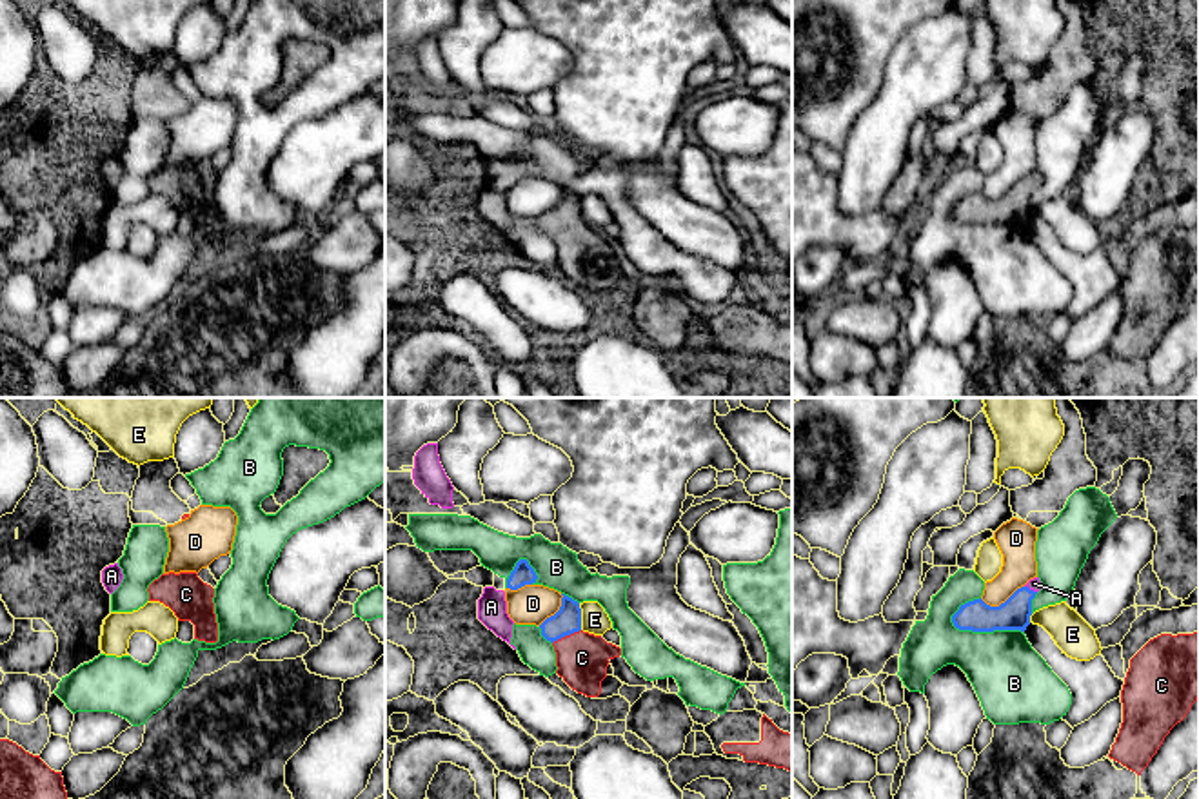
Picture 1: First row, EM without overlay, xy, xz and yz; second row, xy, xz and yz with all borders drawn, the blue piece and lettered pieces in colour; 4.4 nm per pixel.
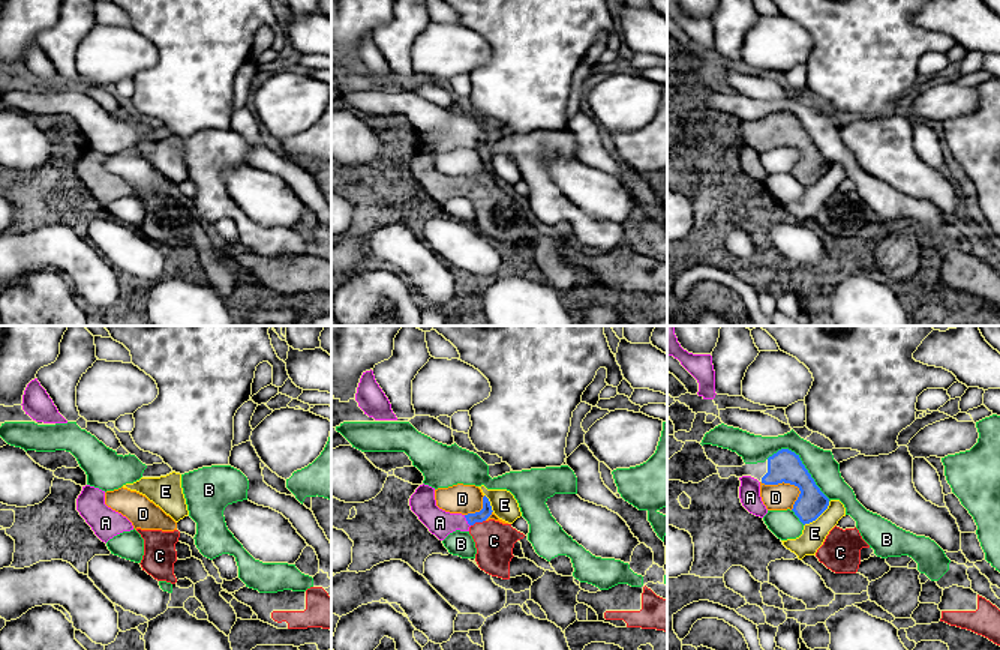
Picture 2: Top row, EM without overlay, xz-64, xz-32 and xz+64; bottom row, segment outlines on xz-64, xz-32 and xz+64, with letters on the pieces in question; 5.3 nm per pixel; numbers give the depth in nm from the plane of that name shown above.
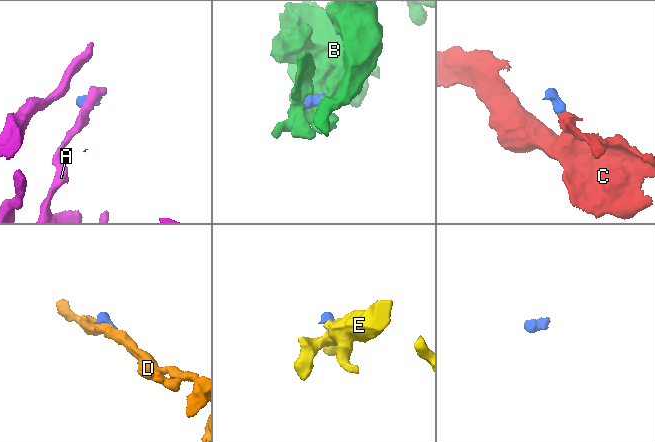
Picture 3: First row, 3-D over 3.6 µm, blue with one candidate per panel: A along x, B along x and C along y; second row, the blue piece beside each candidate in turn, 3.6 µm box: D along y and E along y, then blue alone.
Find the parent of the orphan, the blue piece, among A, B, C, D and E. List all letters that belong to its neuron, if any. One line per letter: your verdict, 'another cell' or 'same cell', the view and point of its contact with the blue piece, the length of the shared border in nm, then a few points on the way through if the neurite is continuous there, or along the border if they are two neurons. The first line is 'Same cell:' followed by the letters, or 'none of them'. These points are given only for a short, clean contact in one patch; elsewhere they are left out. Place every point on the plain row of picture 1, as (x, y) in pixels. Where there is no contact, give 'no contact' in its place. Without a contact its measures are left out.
Same cell: C
A: another cell; contact yz (1029, 182); length 70 nm
B: another cell; contact yz (985, 224); length 340 nm
C: same cell; contact xz (565, 227); length 140 nm; way xz (567, 213), (565, 227), (582, 251)
D: another cell; contact yz (1001, 197); length 200 nm; border yz (1023, 178), (998, 198), (987, 198), (980, 191)
E: another cell; contact xz (580, 209); length 120 nm; border xz (578, 197), (582, 222)

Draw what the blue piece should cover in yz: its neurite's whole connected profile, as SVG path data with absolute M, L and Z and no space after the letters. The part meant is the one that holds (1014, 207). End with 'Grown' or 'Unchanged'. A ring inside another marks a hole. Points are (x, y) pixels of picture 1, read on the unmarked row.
M1028 180L1017 182L999 200L986 198L981 191L959 200L952 209L952 216L959 223L994 225L994 223L1021 223L1030 218L1032 192L1037 185Z. Unchanged

